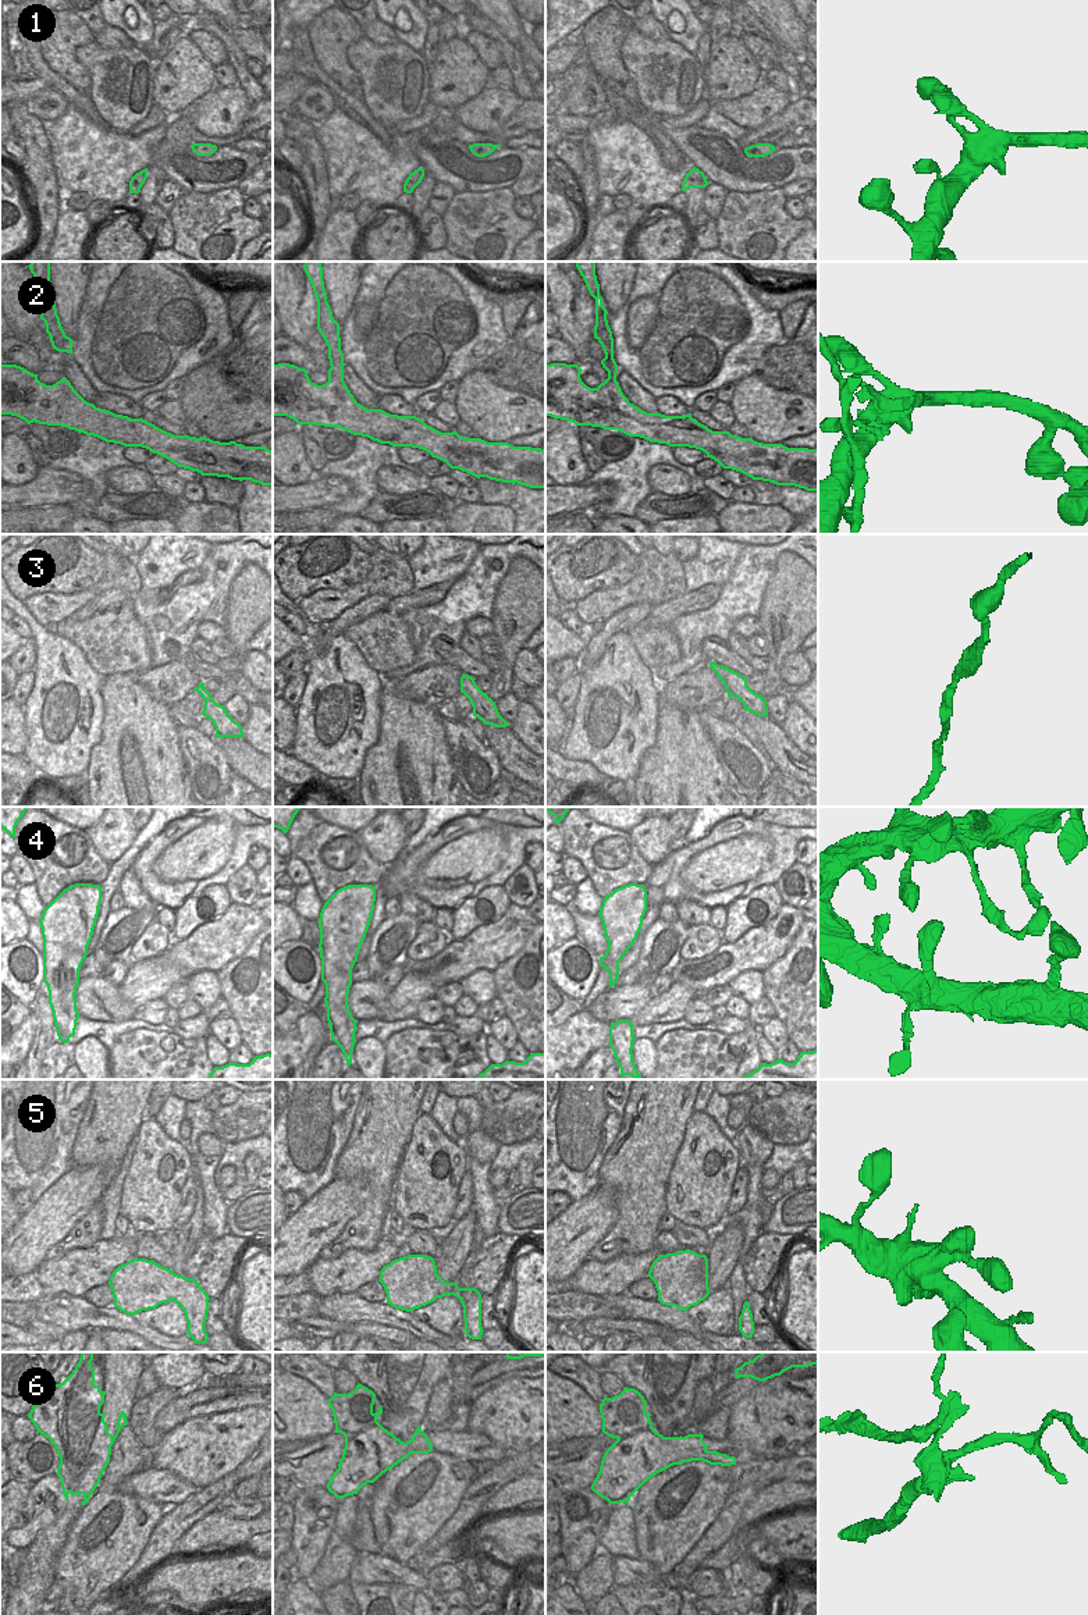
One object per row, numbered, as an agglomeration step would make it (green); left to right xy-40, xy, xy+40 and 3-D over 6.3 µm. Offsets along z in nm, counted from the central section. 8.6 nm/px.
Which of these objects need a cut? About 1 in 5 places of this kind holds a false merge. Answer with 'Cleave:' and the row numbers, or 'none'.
Cleave: 2, 6.

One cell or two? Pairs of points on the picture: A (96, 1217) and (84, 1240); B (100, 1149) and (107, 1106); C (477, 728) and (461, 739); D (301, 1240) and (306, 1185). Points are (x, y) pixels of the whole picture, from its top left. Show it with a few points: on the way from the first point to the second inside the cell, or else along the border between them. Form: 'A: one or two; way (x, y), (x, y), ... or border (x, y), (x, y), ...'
A: one; way (92, 1223), (84, 1234)
B: one; way (107, 1138), (107, 1117)
C: two; border (466, 722), (483, 739)
D: two; border (331, 1180), (305, 1201)

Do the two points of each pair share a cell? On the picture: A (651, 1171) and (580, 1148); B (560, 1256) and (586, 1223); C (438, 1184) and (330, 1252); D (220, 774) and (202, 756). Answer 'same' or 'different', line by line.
A: different
B: same
C: different
D: same

